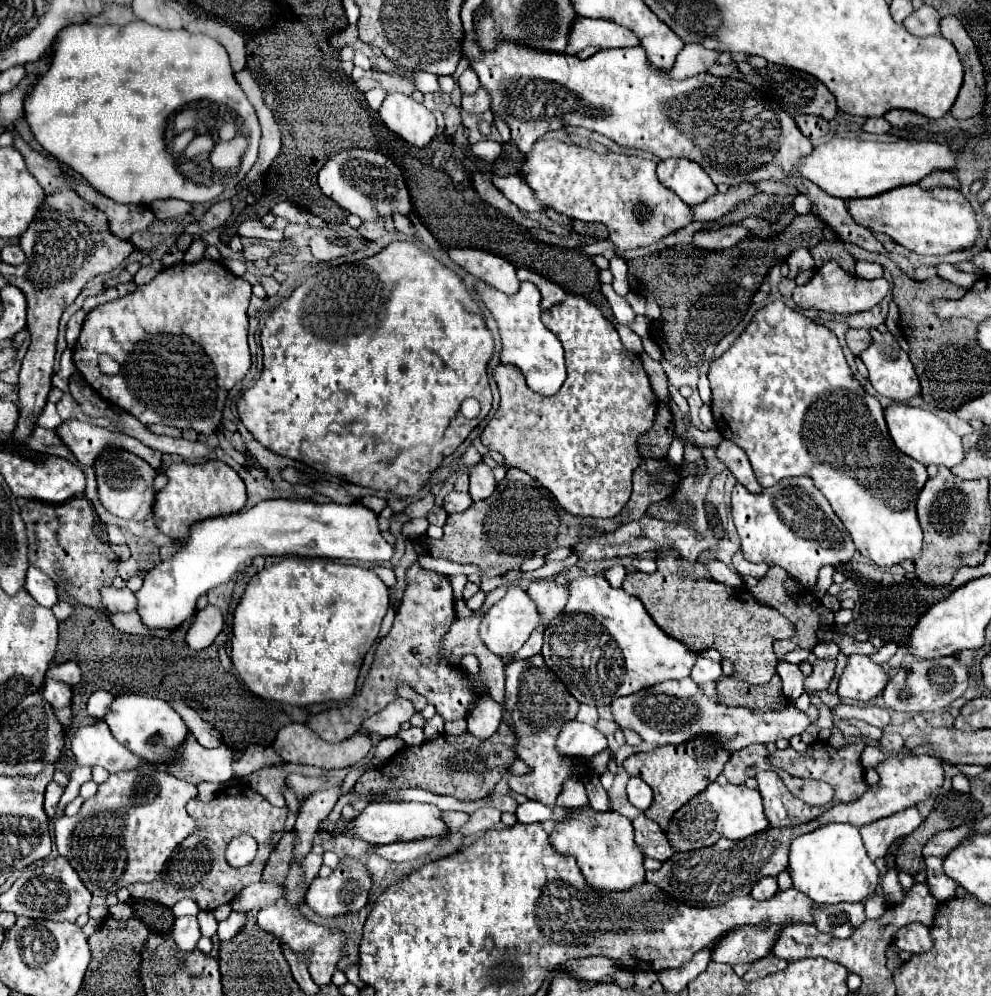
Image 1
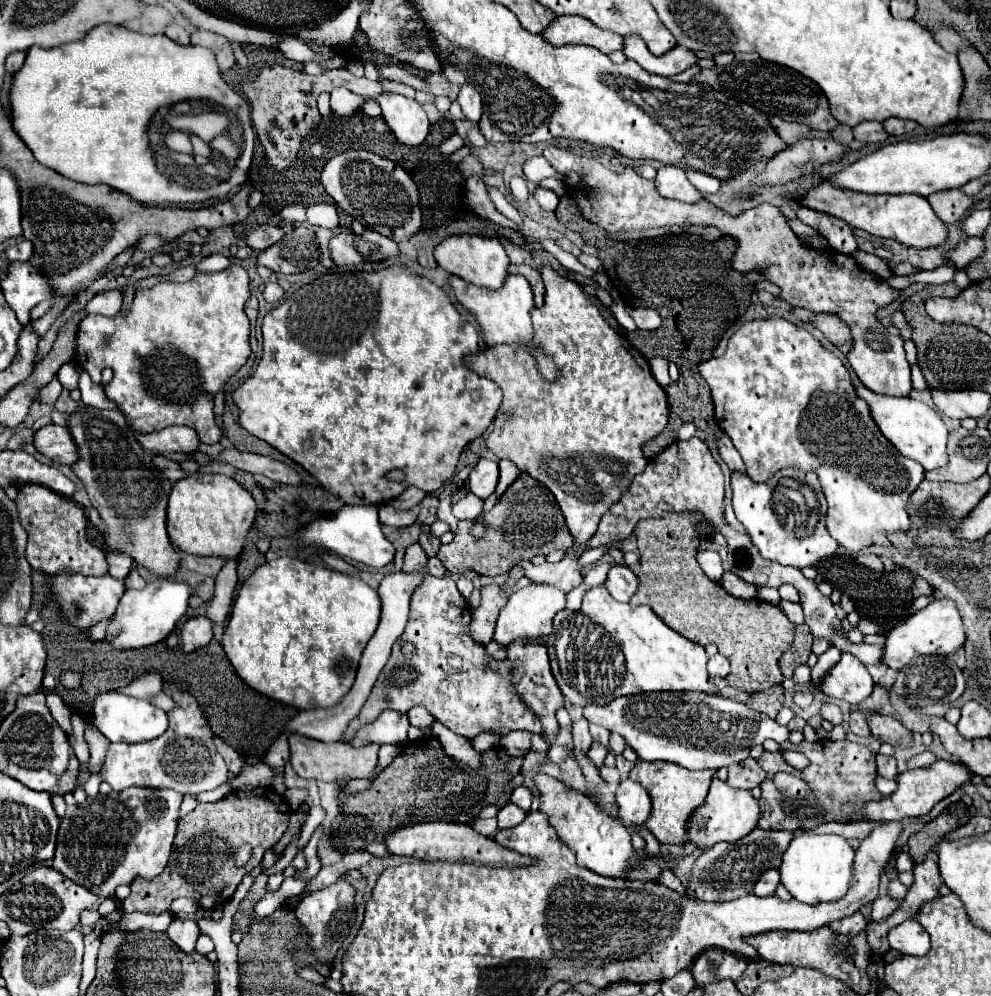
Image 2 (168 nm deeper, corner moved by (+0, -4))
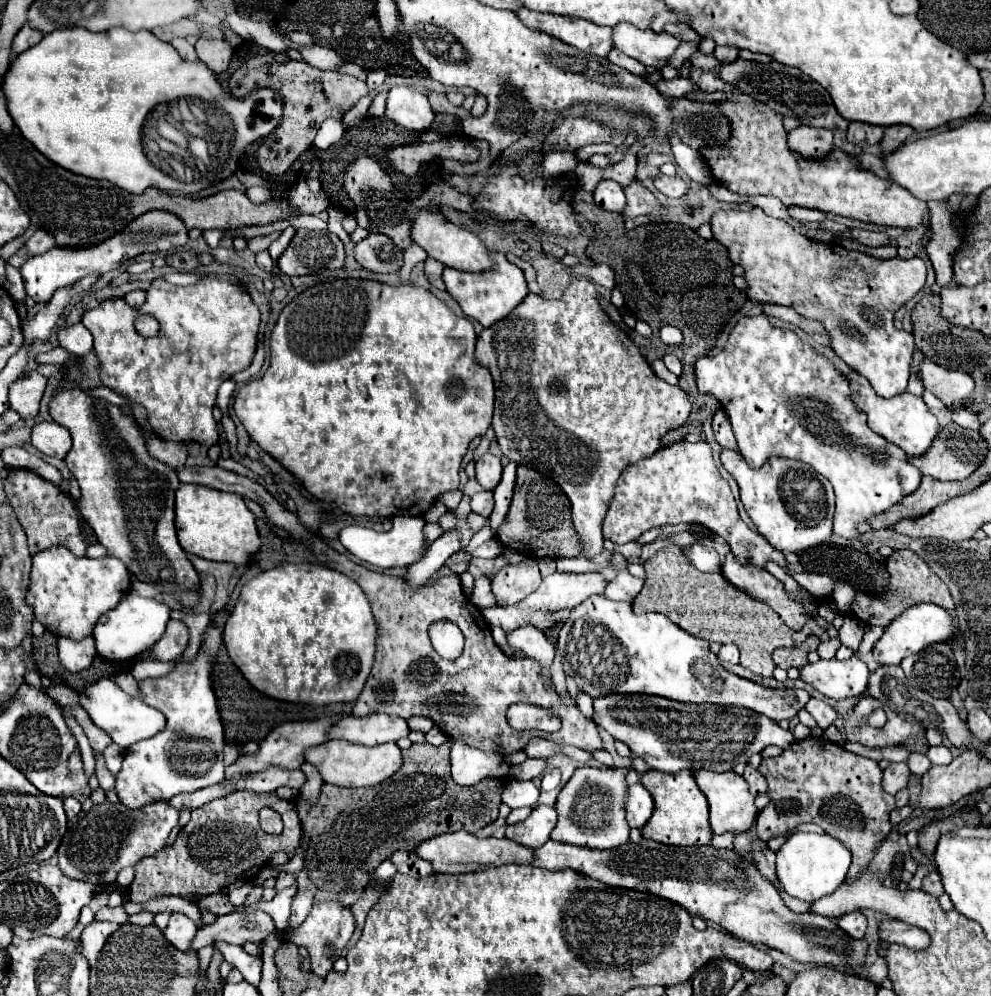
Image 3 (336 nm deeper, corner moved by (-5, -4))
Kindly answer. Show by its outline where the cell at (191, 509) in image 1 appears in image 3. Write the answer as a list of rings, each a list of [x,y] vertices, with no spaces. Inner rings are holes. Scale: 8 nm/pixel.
[[[180,485],[176,491],[176,531],[178,541],[186,553],[234,565],[248,563],[248,559],[262,545],[256,529],[256,517],[246,507],[242,497],[202,485]]]

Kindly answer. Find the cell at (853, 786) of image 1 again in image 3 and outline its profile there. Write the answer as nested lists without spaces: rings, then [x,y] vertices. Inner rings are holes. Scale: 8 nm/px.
[[[806,737],[802,741],[794,741],[788,749],[782,751],[782,755],[772,759],[762,759],[758,771],[768,781],[768,795],[772,801],[756,817],[758,837],[762,841],[768,841],[772,837],[784,835],[788,829],[800,823],[818,823],[824,829],[824,833],[842,841],[852,851],[852,865],[850,865],[846,883],[850,883],[850,879],[854,879],[854,875],[858,875],[862,867],[870,865],[880,843],[892,831],[892,825],[888,823],[888,815],[892,809],[896,809],[896,805],[894,805],[894,797],[888,795],[880,785],[882,769],[878,767],[878,763],[872,759],[854,755],[840,745],[830,743],[824,737]]]

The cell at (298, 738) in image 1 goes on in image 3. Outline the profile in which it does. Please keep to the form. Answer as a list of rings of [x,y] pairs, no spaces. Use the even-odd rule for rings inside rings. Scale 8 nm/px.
[[[344,739],[328,741],[316,747],[310,747],[306,753],[306,761],[318,767],[324,783],[332,783],[338,787],[368,787],[382,783],[392,777],[402,767],[402,753],[396,743],[384,743],[378,747],[362,747],[360,743],[350,743]]]

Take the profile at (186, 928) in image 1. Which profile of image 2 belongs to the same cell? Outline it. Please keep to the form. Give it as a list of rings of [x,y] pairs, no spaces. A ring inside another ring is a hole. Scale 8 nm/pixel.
[[[173,919],[171,925],[167,927],[167,935],[171,937],[171,941],[185,953],[193,953],[195,951],[195,941],[199,937],[199,927],[193,919]]]

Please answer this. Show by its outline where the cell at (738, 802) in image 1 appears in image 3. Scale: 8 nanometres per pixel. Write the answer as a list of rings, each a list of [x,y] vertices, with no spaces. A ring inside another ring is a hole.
[[[694,771],[692,773],[700,791],[706,795],[708,803],[710,803],[710,825],[712,831],[716,835],[732,831],[732,833],[744,833],[746,829],[750,829],[750,825],[756,819],[756,805],[754,805],[754,797],[748,791],[748,783],[744,781],[742,775],[734,773],[734,771],[724,771],[724,773],[714,773],[714,771]]]

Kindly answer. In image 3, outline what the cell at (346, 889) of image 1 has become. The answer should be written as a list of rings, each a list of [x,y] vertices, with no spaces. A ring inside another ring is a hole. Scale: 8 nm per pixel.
[[[324,901],[324,903],[316,903],[308,915],[308,919],[296,927],[296,929],[286,929],[284,931],[284,939],[294,943],[294,945],[302,945],[308,949],[310,953],[310,971],[316,973],[318,977],[326,977],[328,971],[332,971],[334,961],[342,955],[346,943],[350,941],[354,933],[354,917],[350,913],[348,907],[336,903],[336,901]]]

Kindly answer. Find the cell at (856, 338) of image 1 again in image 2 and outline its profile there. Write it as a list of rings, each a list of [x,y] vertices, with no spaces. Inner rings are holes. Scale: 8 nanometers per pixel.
[[[823,313],[823,315],[817,315],[811,319],[811,323],[821,329],[825,333],[825,337],[835,343],[845,355],[847,351],[851,351],[853,347],[853,335],[849,331],[849,327],[837,317],[837,315],[829,315],[829,313]]]

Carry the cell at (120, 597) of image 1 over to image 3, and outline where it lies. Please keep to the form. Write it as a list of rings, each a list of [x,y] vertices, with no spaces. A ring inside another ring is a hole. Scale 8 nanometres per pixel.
[[[50,547],[32,557],[30,591],[26,603],[34,609],[34,617],[58,637],[80,641],[92,633],[98,617],[118,605],[130,589],[130,573],[116,557],[76,557],[66,547]]]

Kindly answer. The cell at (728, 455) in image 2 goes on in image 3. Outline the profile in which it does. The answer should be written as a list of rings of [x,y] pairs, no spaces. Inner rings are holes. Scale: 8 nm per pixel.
[[[718,409],[718,413],[714,413],[712,429],[714,429],[716,441],[718,441],[722,447],[736,449],[736,439],[734,439],[734,433],[732,433],[732,427],[730,427],[730,419],[728,419],[726,411]]]

